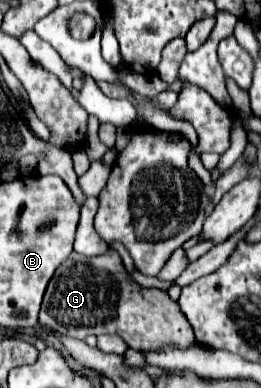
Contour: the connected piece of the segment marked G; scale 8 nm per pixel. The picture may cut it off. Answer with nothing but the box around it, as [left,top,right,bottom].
[40,250,194,352]

